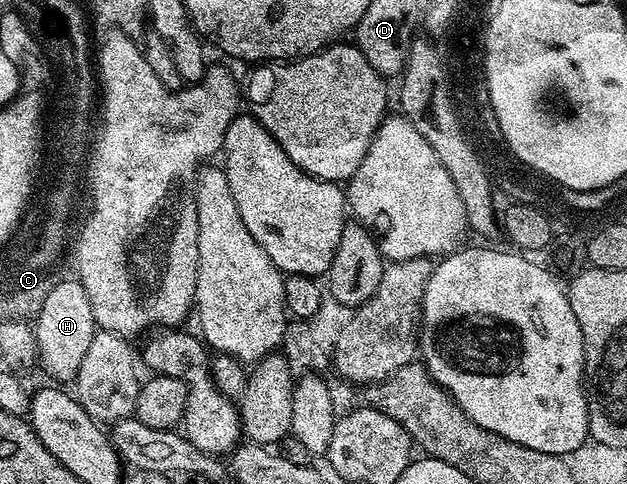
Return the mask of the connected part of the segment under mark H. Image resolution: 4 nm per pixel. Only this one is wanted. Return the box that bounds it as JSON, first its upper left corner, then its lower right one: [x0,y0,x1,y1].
[34,279,97,382]

